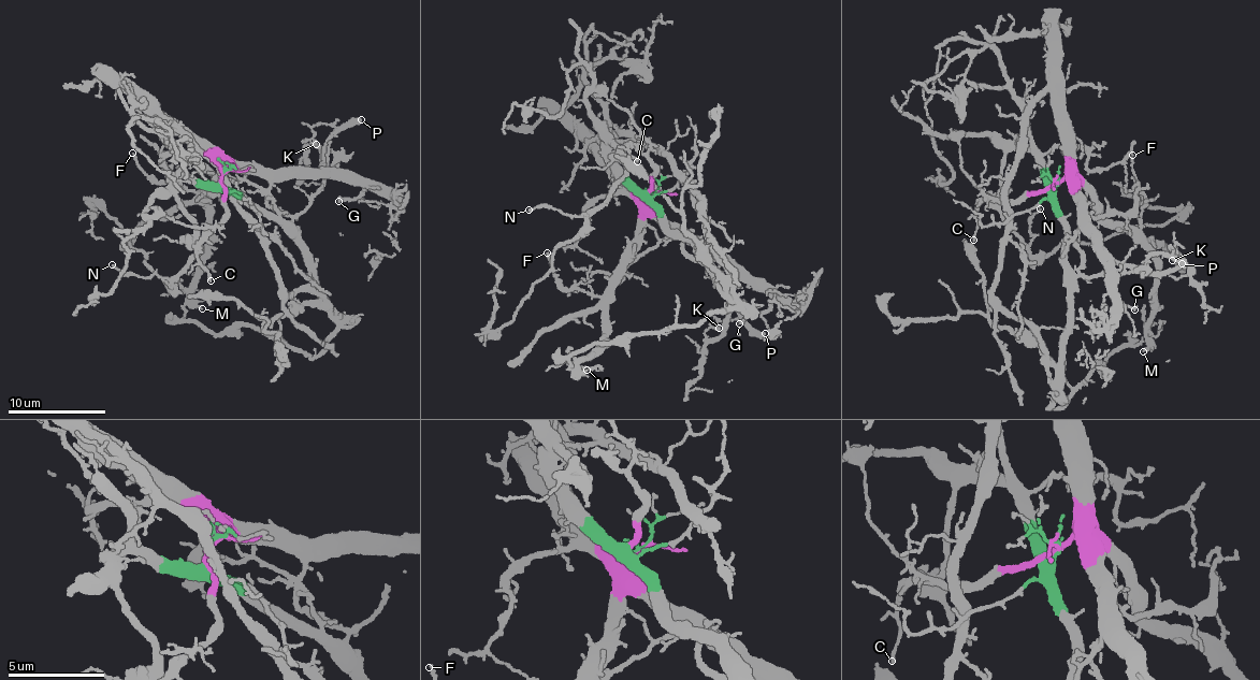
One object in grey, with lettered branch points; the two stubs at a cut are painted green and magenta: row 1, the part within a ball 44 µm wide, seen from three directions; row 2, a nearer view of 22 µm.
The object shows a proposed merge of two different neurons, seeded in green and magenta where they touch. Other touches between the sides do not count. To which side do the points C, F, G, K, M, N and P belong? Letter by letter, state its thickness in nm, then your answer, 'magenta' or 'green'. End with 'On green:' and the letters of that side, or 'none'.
C: 160 nm | magenta
F: 130 nm | magenta
G: 180 nm | magenta
K: 120 nm | magenta
M: 160 nm | magenta
N: 120 nm | green
P: 440 nm | magenta
On green: N

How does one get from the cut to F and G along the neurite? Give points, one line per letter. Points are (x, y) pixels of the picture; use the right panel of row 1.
F: (1055, 184), (1066, 177), (1077, 181), (1092, 199), (1095, 216), (1141, 228), (1143, 203), (1131, 167), (1132, 154)
G: (1055, 184), (1065, 177), (1076, 201), (1080, 222), (1092, 241), (1108, 275), (1106, 280), (1119, 303), (1135, 309)

